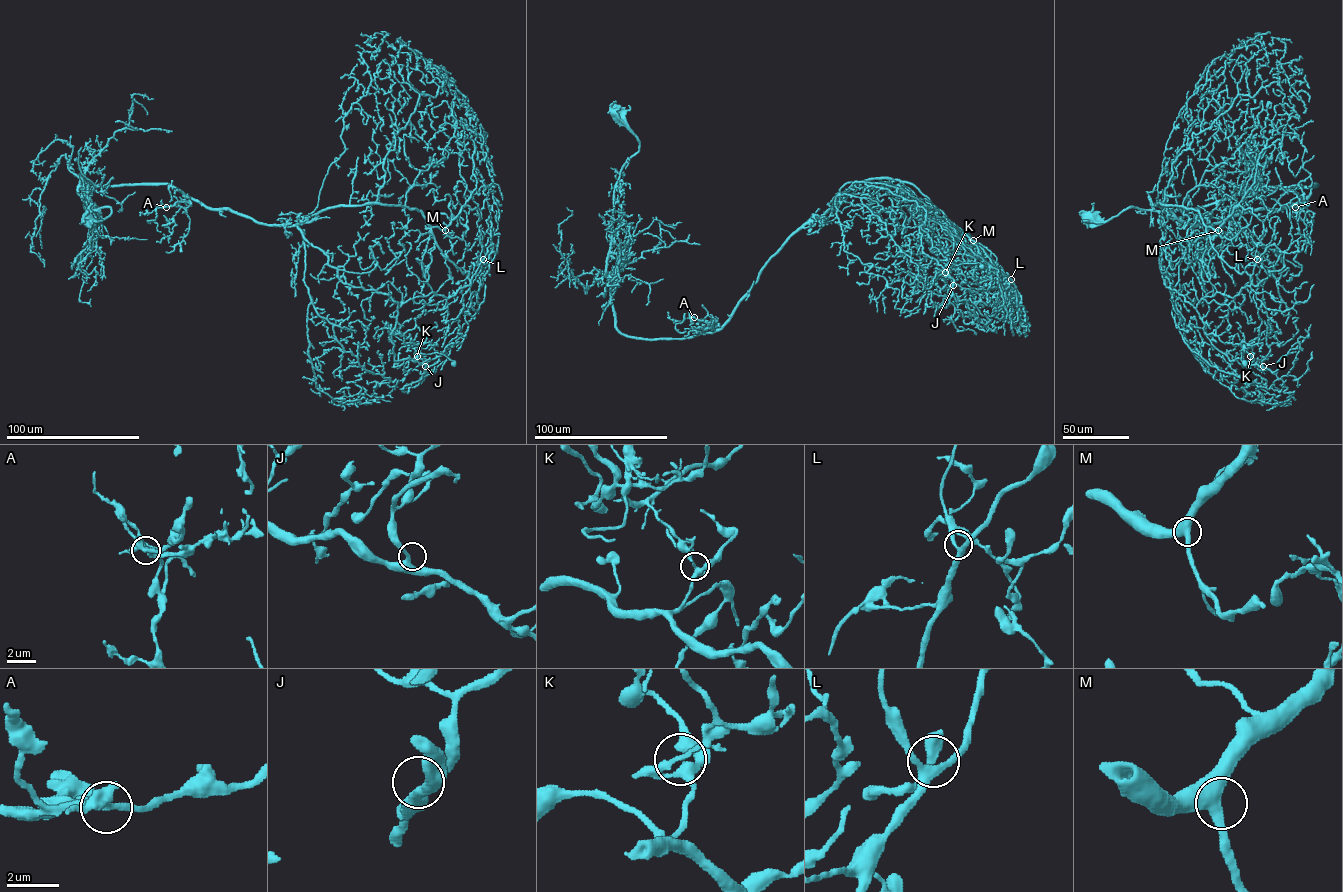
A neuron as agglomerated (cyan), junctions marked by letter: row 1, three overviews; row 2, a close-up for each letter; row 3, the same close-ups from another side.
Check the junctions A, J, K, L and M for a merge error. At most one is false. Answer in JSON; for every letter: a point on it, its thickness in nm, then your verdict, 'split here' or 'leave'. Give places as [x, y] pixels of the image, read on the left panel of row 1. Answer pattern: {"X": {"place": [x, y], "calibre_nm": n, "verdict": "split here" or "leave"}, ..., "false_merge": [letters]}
{"A": {"place": [166, 207], "calibre_nm": 320, "verdict": "leave"}, "J": {"place": [425, 366], "calibre_nm": 360, "verdict": "leave"}, "K": {"place": [417, 356], "calibre_nm": 300, "verdict": "split here"}, "L": {"place": [483, 259], "calibre_nm": 320, "verdict": "leave"}, "M": {"place": [445, 230], "calibre_nm": 440, "verdict": "leave"}, "false_merge": ["K"]}

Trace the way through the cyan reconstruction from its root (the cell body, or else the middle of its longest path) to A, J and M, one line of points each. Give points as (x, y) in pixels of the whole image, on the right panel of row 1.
A: (1092, 218), (1109, 221), (1130, 207), (1200, 208), (1248, 194), (1255, 186), (1317, 184), (1295, 207)
J: (1092, 218), (1317, 184), (1296, 204), (1193, 225), (1160, 249), (1164, 285), (1210, 342), (1263, 366)
M: (1092, 218), (1317, 184), (1296, 204), (1210, 225), (1156, 205), (1195, 208), (1218, 230)

